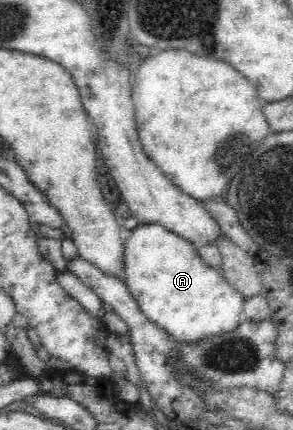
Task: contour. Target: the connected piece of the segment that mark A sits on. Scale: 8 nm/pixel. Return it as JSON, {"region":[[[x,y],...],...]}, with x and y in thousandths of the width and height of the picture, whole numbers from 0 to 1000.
{"region":[[[478,521],[423,549],[427,663],[488,733],[580,779],[587,795],[672,800],[809,767],[826,747],[836,691],[754,637],[683,602],[648,563],[539,521]]]}

